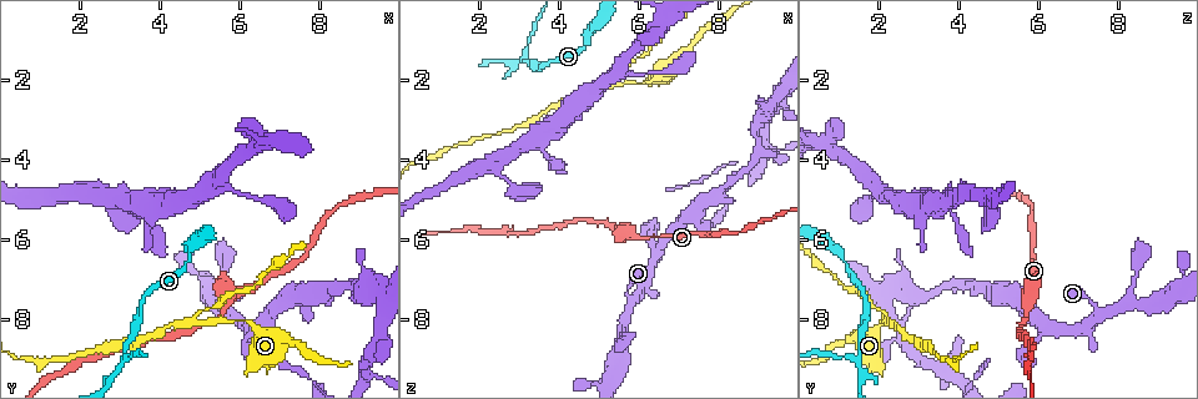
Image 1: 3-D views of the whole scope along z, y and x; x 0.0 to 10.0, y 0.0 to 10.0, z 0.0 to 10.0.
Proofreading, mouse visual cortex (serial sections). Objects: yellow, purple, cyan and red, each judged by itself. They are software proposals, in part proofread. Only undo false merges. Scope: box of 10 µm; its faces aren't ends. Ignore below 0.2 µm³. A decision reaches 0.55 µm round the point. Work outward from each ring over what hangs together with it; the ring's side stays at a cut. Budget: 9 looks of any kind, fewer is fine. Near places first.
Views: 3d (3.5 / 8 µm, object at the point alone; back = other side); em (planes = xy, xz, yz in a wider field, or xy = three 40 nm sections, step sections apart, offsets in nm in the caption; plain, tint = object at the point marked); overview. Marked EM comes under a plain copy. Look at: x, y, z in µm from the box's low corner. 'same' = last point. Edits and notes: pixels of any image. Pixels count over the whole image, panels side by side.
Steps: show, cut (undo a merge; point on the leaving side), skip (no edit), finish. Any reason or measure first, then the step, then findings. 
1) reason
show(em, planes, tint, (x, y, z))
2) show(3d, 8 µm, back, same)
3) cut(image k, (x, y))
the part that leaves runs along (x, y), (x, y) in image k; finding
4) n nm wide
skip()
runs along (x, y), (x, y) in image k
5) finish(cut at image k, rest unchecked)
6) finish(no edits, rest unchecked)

thick turns thin
show(3d, 8 µm, (5.70, 7.85, 7.85))

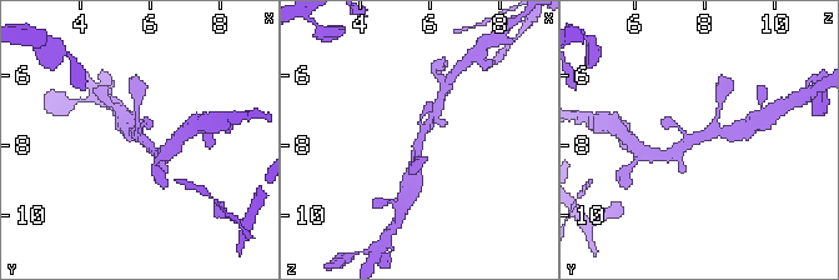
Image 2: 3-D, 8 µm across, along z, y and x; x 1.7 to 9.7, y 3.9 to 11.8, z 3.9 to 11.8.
shape alone is not enough
show(em, xy, step 1, tint, same)

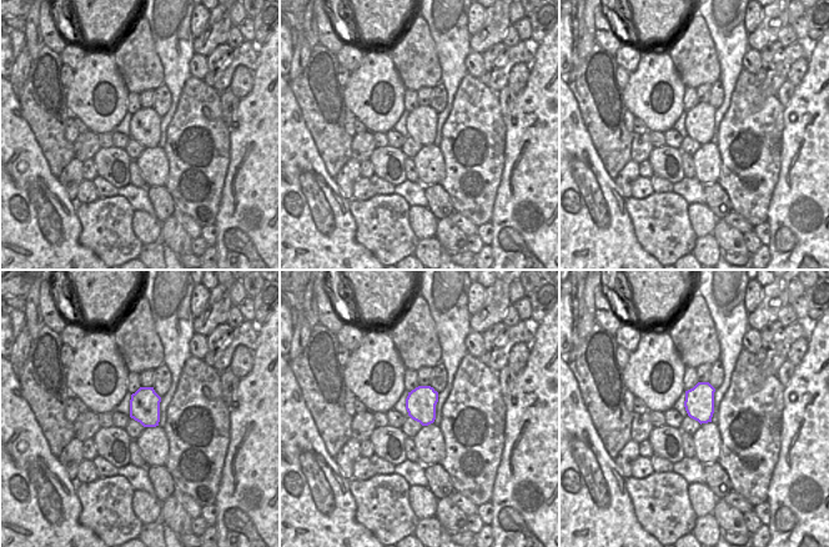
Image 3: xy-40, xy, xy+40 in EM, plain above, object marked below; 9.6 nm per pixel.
skip()
runs along (427, 110), (412, 170) in image 2; continuous, no second cell

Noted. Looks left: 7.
show(3d, 3.5 µm, (5.00, 8.15, 2.20))

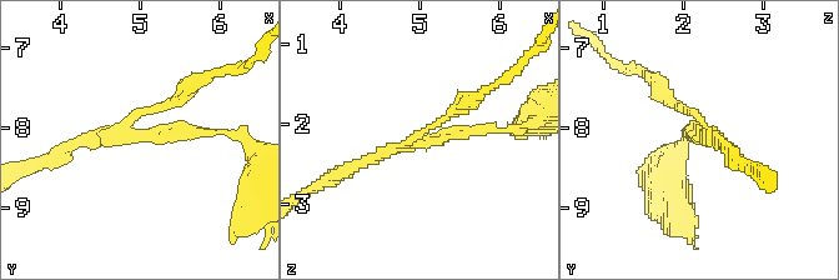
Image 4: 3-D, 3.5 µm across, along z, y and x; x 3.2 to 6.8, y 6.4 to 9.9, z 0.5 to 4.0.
3 arms; arms of 100, 150, 150 nm; shape alone is not enough
show(em, xy, step 2, tint, (4.95, 8.10, 2.25))

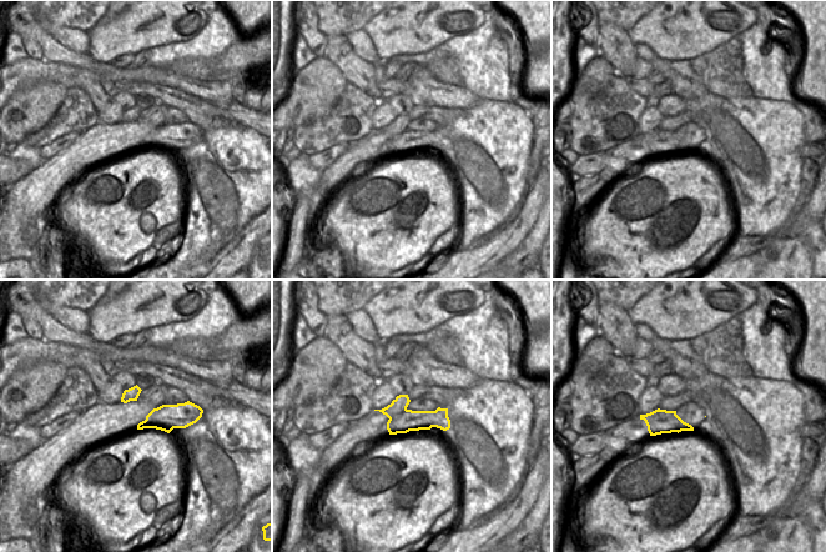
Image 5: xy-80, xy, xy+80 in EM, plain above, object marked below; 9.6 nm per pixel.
cut(image 4, (161, 106))
the part that leaves runs along (129, 126), (221, 69) in image 4; two cells meet here

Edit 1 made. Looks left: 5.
show(overview)

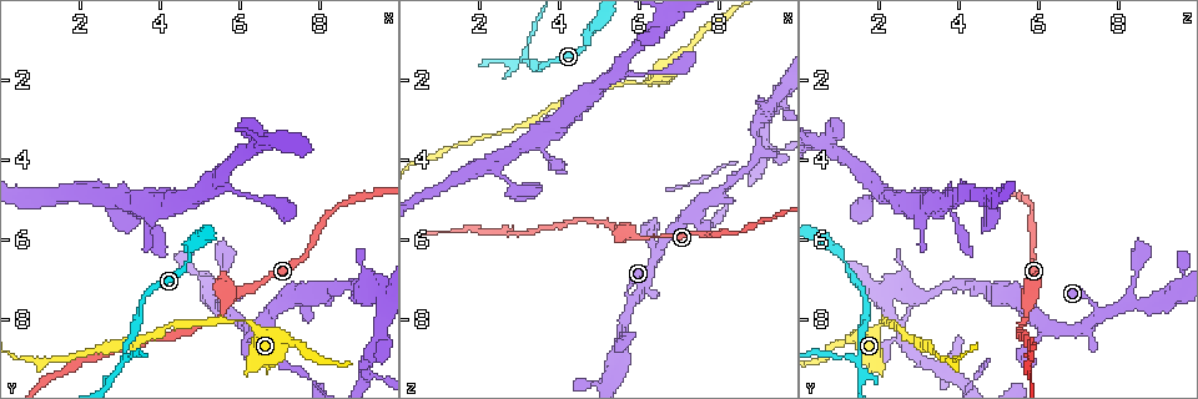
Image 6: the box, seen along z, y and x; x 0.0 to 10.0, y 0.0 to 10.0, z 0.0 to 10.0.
thick turns thin
show(3d, 8 µm, (5.55, 7.95, 5.75))

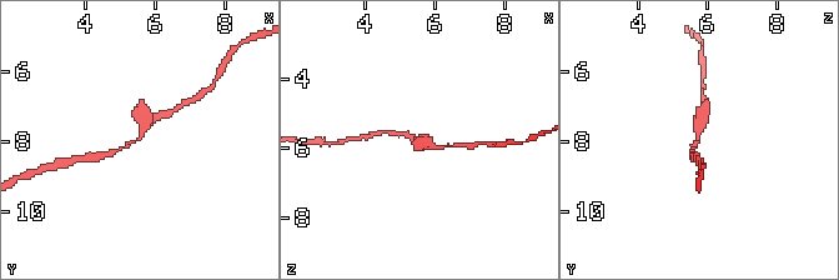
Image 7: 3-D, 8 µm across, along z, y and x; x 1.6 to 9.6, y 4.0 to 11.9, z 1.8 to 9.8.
shape alone is not enough
show(em, xy, step 1, tint, same)

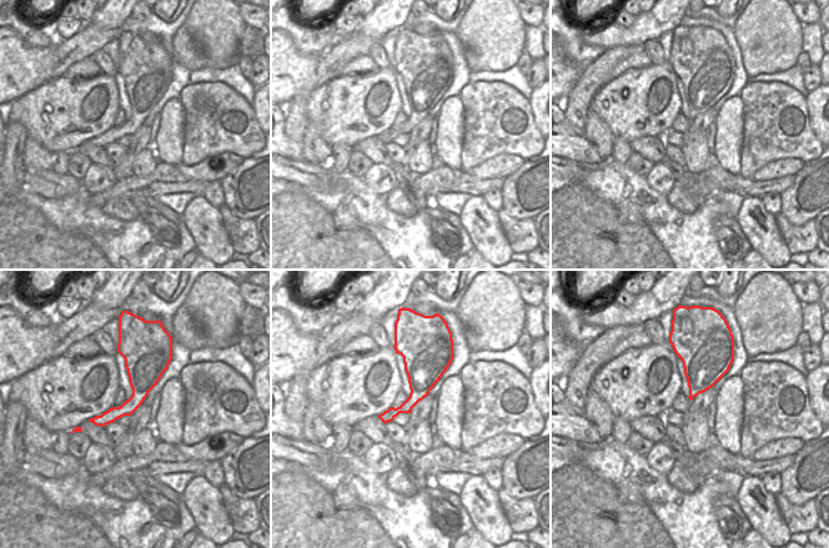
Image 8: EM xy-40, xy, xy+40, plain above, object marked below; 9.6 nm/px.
arms of 150, 250 nm
skip()
runs along (161, 116), (149, 118), (137, 139), (107, 153) in image 7; one cell here

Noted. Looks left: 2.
two arms in line, one across
show(3d, 3.5 µm, (9.20, 9.35, 3.85))

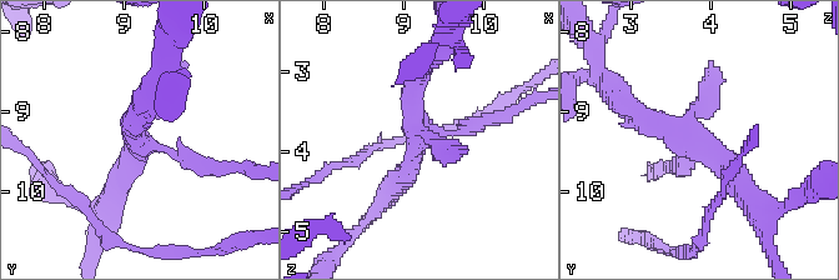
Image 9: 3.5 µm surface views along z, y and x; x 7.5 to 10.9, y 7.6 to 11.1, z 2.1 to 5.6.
show(em, xy, step 2, tint, (9.20, 9.40, 3.75))

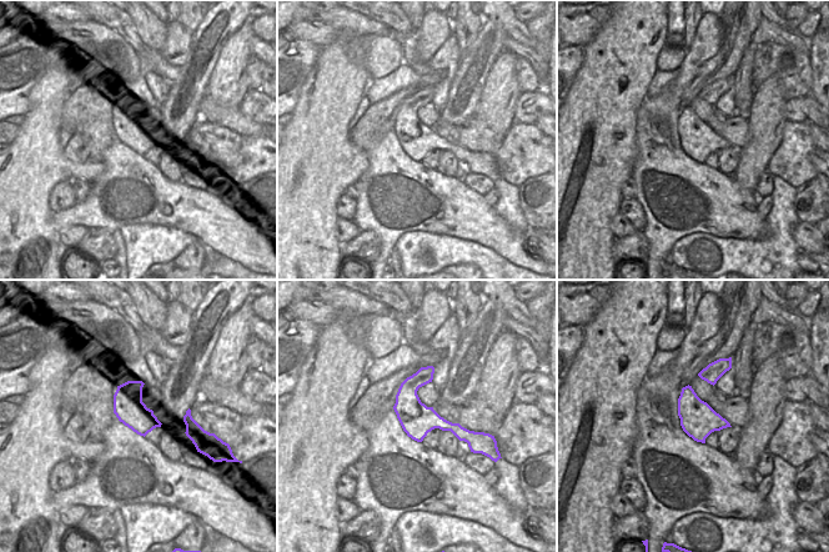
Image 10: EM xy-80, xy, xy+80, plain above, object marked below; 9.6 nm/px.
cut(image 9, (498, 116))
the part that leaves runs along (177, 154), (192, 161), (200, 176) in image 9; two cells meet here

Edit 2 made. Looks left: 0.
finish(cut at image 4, cut at image 9, rest unchecked)

